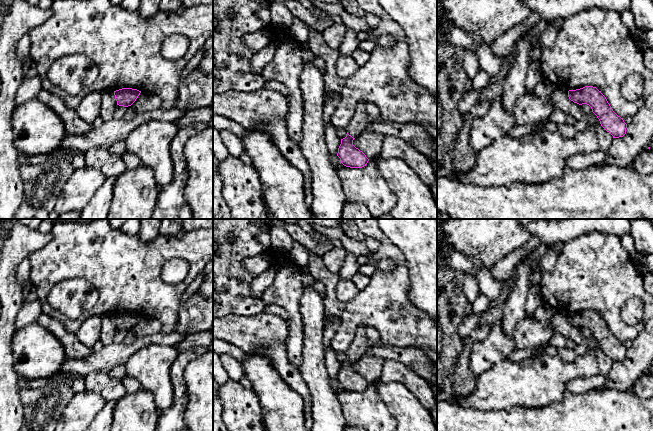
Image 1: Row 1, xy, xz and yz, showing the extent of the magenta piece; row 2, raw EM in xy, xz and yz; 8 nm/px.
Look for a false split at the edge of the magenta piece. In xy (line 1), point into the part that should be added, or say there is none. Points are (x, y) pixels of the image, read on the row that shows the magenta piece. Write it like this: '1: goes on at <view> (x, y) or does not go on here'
1: does not go on here

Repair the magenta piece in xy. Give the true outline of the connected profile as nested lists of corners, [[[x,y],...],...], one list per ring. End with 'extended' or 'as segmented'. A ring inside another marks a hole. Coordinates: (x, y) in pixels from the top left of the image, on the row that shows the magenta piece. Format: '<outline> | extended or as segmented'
[[[122,88],[114,91],[117,105],[124,107],[131,106],[136,101],[140,93],[141,91],[132,88]]] | as segmented

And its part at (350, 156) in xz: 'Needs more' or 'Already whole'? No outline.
Already whole

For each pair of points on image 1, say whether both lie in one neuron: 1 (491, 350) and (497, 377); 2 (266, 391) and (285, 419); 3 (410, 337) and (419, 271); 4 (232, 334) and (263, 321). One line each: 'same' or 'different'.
1: different
2: same
3: different
4: same

